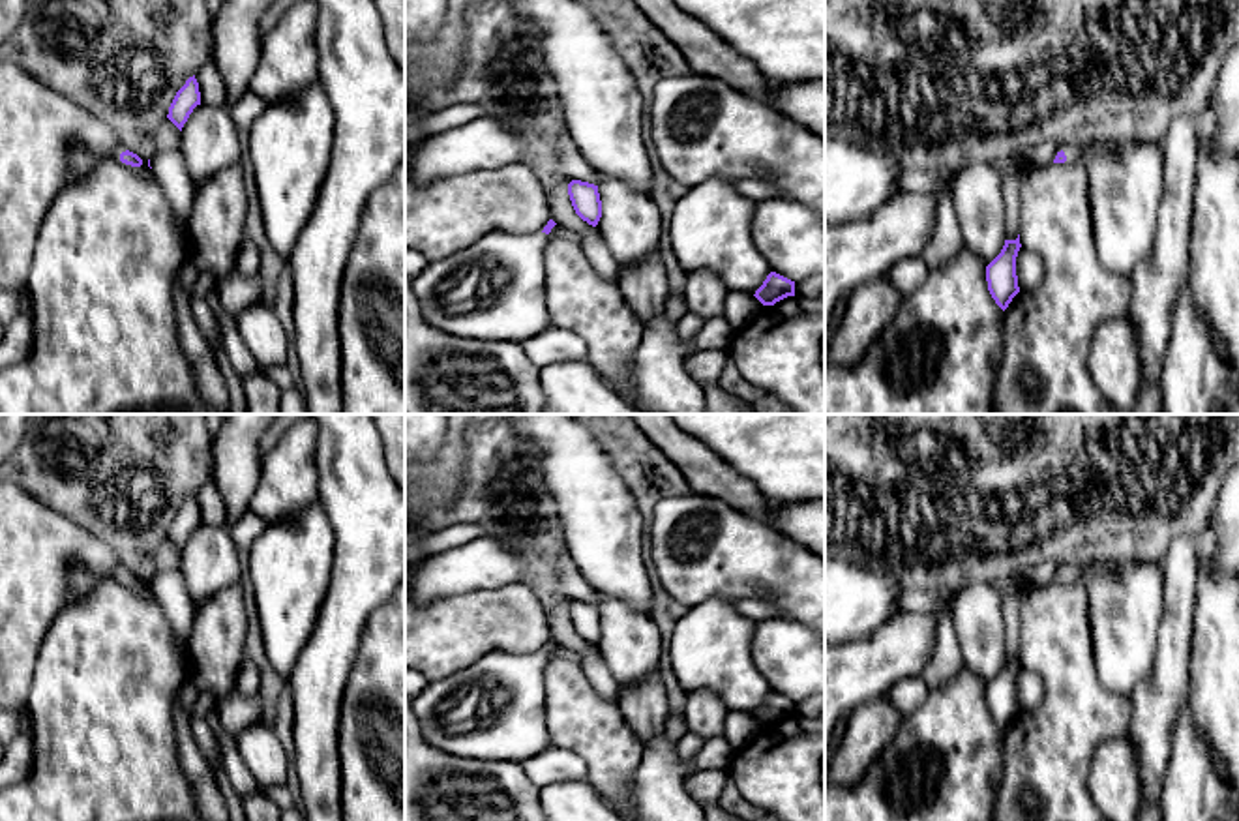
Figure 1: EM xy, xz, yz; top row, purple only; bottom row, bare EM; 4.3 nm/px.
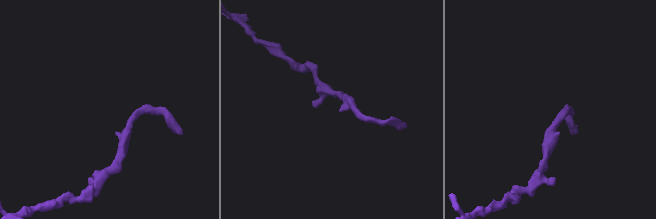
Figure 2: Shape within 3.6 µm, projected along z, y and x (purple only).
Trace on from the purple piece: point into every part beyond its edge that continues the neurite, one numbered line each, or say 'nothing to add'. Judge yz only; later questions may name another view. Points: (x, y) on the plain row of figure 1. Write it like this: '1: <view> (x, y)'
1: yz (1125, 595)

